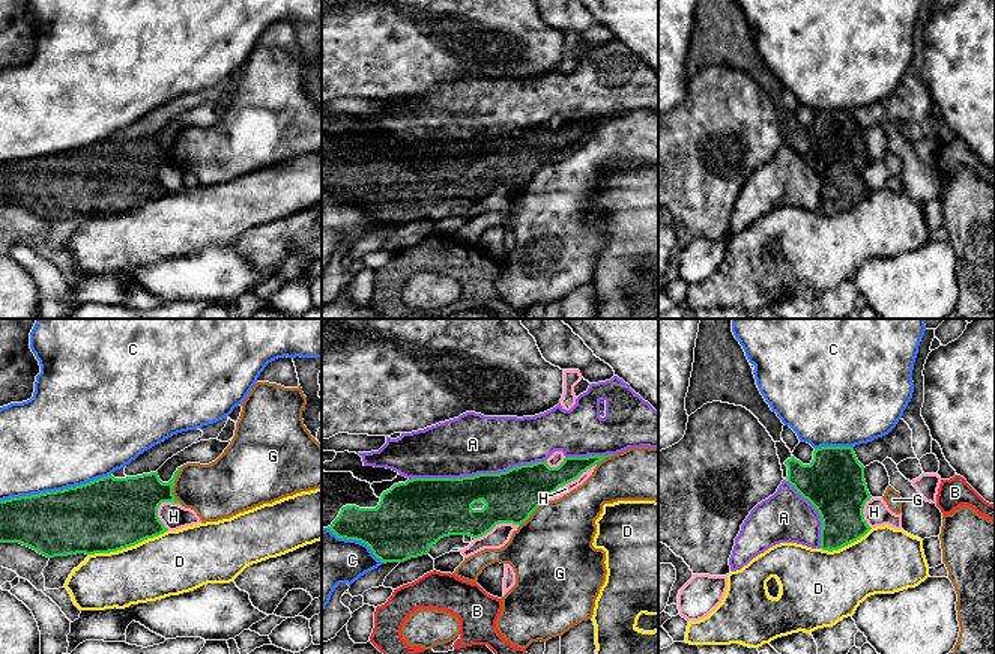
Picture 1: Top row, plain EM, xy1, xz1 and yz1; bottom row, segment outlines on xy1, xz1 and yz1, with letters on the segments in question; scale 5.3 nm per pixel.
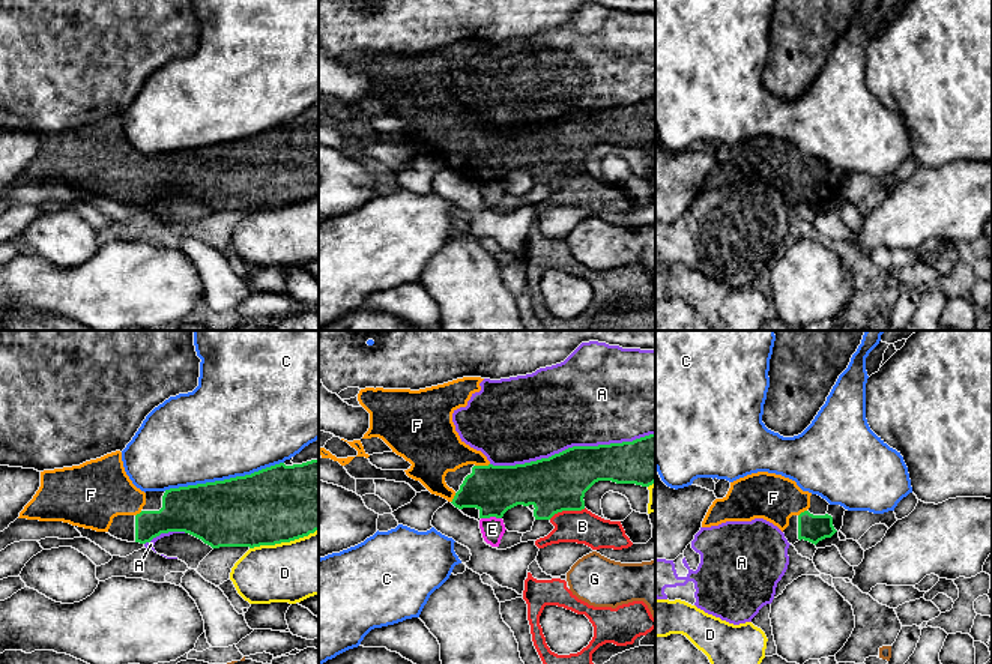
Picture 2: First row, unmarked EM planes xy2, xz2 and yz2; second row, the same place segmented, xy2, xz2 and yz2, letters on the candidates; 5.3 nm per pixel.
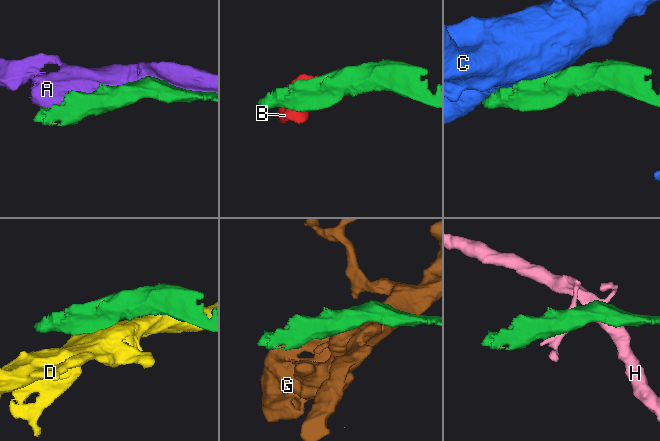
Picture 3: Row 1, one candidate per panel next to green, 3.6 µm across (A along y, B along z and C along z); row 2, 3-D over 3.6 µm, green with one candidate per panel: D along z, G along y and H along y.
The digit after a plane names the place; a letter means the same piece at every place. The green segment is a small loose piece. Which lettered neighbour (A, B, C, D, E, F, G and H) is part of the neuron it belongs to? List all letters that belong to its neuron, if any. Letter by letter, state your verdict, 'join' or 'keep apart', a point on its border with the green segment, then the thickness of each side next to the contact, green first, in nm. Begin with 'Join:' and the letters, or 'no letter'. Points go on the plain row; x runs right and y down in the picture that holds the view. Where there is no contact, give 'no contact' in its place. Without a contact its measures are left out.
Join: F
A: keep apart | xz2 (573, 110) | 300/480 nm
B: keep apart | xz2 (567, 173) | 300/180 nm
C: keep apart | xy2 (224, 143) | 380/500 nm
D: keep apart | xy1 (128, 209) | 400/340 nm
E: keep apart | xz2 (490, 179) | 260/120 nm
F: join | xz2 (481, 129) | 260/260 nm
G: keep apart | xy1 (173, 148) | 300/300 nm
H: keep apart | xz1 (568, 145) | 240/50 nm

